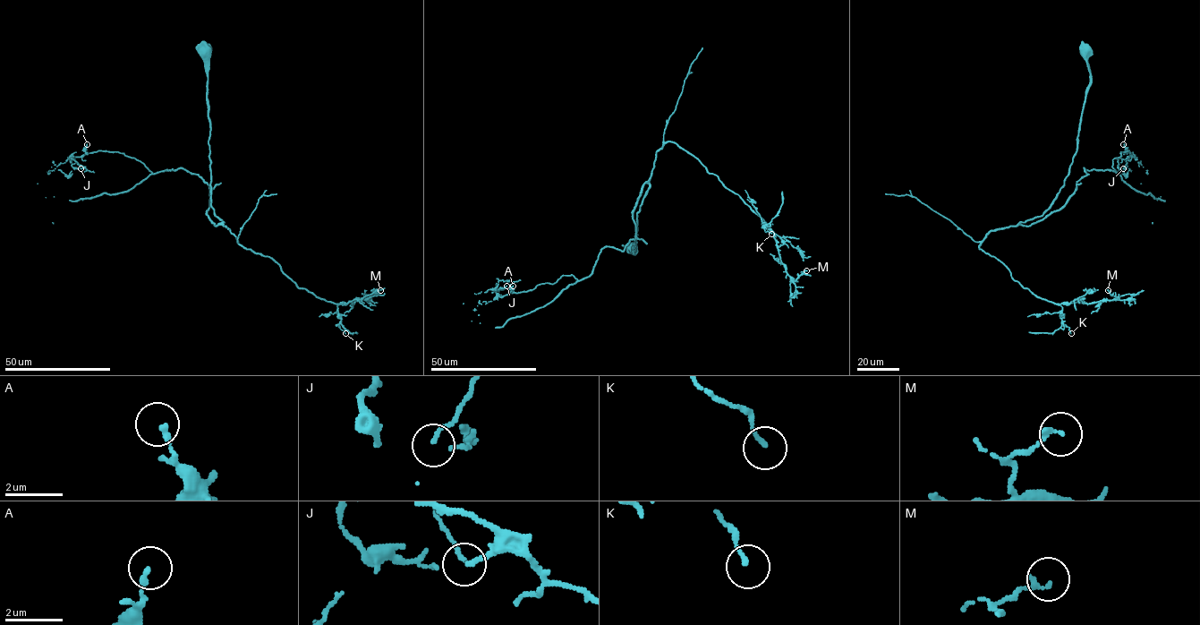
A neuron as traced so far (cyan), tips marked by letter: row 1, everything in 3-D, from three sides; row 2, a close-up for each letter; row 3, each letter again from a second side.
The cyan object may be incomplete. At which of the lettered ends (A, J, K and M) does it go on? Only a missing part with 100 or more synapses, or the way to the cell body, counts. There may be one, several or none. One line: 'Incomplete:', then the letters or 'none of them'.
Incomplete: none of them

